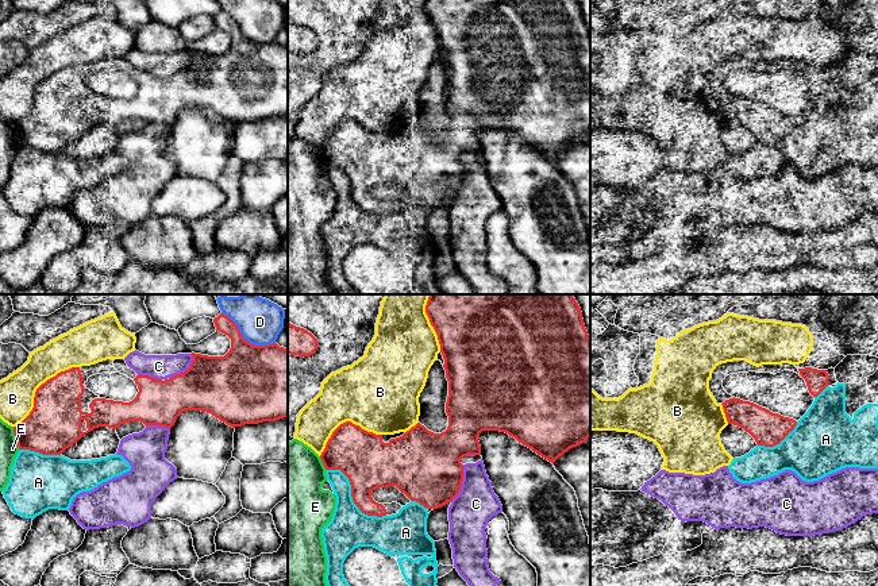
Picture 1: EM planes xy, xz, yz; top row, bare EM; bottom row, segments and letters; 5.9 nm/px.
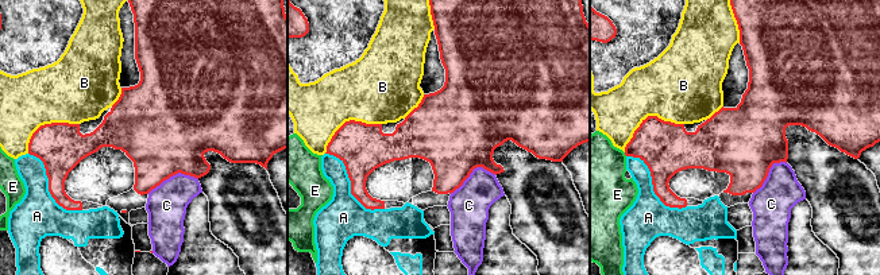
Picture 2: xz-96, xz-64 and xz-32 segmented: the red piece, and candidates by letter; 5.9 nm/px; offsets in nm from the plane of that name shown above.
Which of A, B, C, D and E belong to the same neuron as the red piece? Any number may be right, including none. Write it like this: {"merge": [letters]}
{"merge": []}

